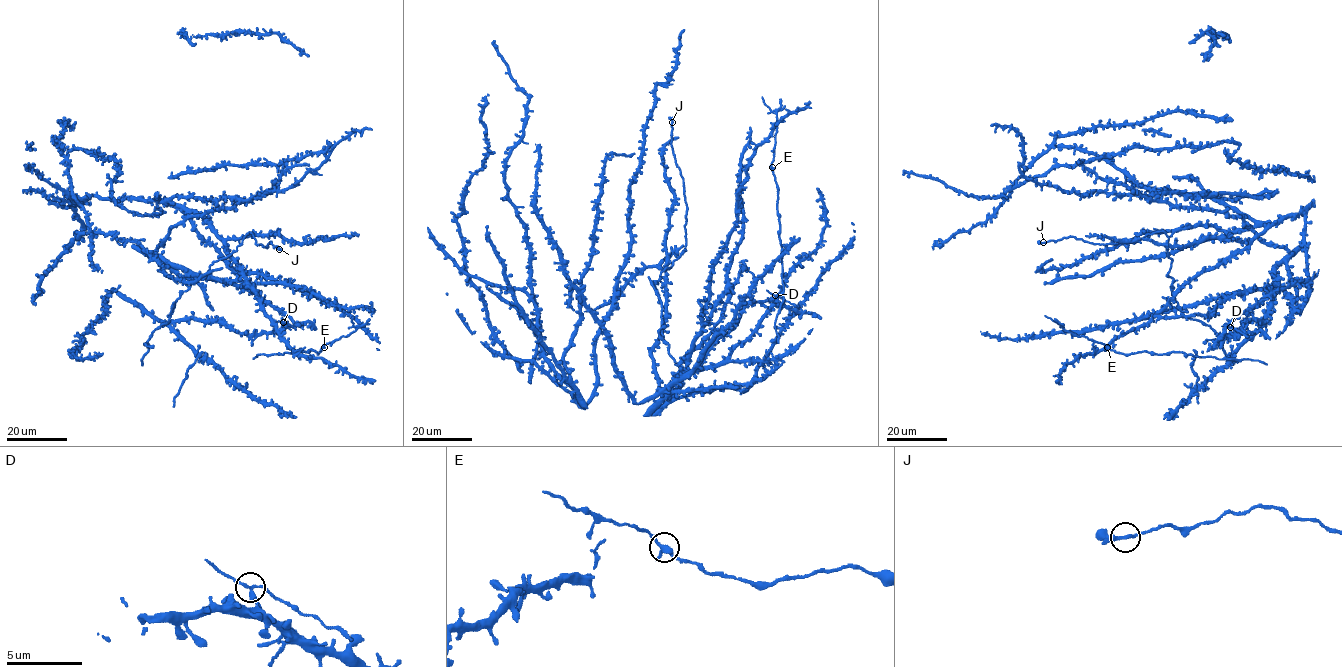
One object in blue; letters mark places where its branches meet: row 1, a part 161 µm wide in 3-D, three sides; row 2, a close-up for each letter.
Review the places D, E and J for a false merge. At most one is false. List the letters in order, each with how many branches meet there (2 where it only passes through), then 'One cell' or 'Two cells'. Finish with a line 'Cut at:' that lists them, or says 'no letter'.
D: Branches: 3. Two cells
E: Branches: 3. One cell
J: Branches: 3. One cell
Cut at: D

